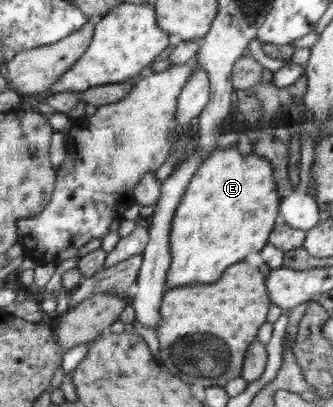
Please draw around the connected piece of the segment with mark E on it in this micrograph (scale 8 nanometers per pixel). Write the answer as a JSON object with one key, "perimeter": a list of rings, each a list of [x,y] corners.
{"perimeter":[[[234,144],[215,149],[201,162],[199,170],[187,184],[171,220],[171,262],[164,284],[167,291],[184,285],[215,283],[231,265],[244,262],[249,253],[259,252],[268,246],[269,233],[273,229],[273,221],[277,219],[277,207],[281,207],[274,173],[269,159],[253,153],[244,157]]]}

